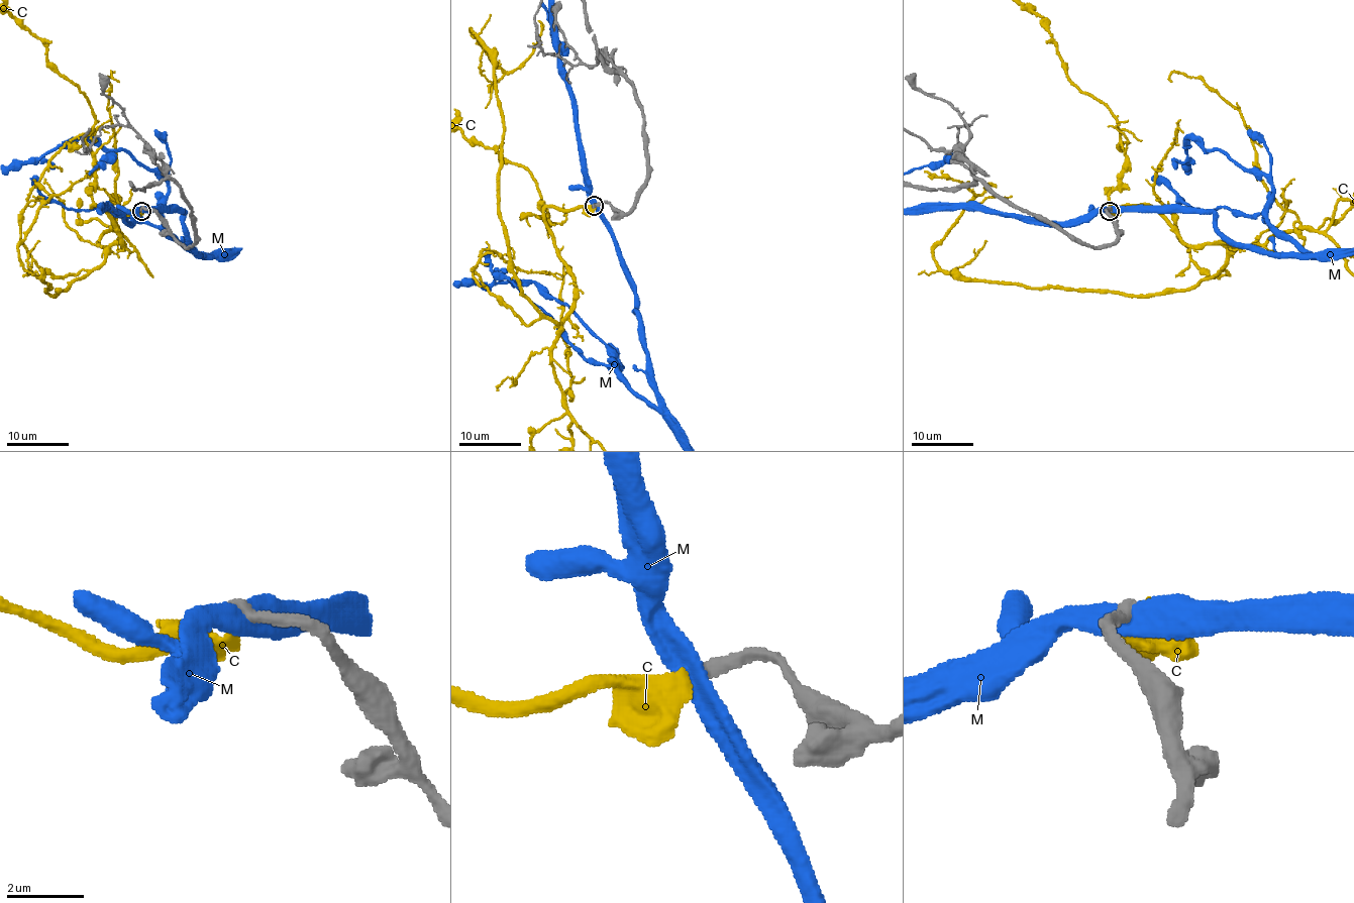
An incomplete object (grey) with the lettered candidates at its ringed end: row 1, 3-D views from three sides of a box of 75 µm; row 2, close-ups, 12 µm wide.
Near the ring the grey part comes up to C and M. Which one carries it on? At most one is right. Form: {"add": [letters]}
{"add": ["C"]}

